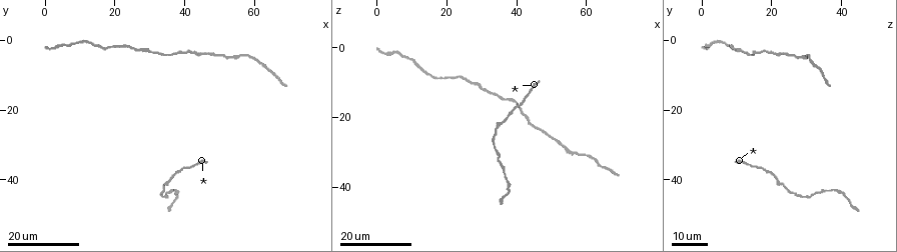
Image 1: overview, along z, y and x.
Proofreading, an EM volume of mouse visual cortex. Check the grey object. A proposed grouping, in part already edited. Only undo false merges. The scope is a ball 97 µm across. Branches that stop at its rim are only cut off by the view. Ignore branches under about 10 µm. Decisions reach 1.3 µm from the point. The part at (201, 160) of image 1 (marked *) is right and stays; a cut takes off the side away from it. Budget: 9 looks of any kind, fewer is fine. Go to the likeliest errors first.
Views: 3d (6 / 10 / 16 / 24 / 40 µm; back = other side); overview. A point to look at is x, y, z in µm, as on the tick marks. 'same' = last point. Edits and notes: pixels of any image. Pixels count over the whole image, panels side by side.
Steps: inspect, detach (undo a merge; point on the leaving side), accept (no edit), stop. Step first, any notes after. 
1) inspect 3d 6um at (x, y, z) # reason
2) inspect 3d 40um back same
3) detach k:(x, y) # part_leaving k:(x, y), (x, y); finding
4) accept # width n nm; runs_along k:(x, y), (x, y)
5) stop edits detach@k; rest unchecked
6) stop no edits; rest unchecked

inspect 3d 16um at (56.0, 5.0, 29.5)

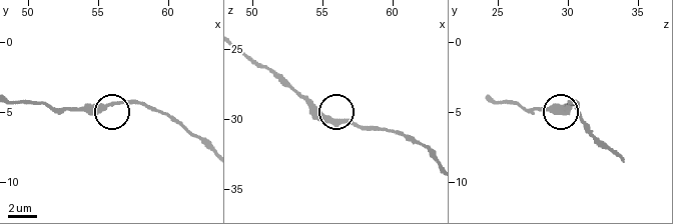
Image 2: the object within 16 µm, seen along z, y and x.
inspect 3d 6um at (55.6, 4.6, 30.0)

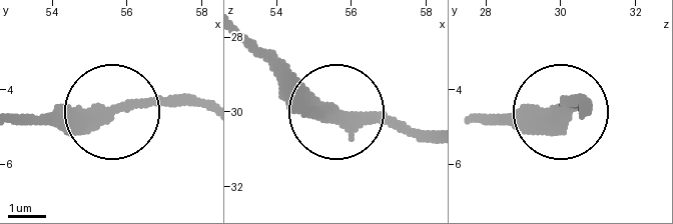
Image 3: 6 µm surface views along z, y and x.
accept # width 370 nm; continuous, no second neuron

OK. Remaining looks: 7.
inspect 3d 16um at (30.0, 3.5, 11.5) # thick turns thin

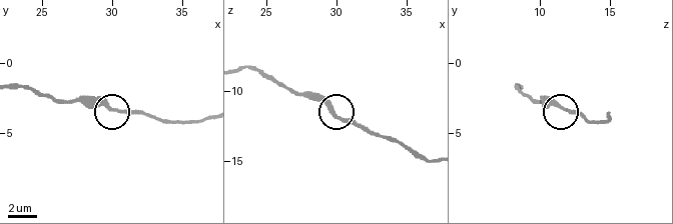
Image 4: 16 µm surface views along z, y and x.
inspect 3d 6um at (29.8, 3.0, 11.2) # closer look

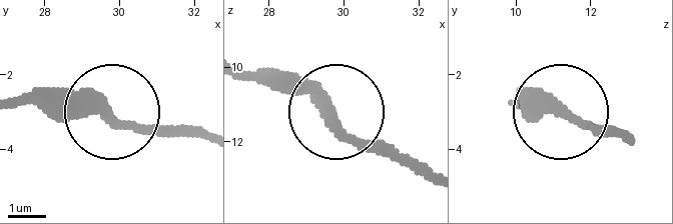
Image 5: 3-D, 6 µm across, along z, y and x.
accept # width 250 nm; continuous, no second neuron

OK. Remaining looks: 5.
inspect 3d 16um at (40.0, 3.5, 16.0)

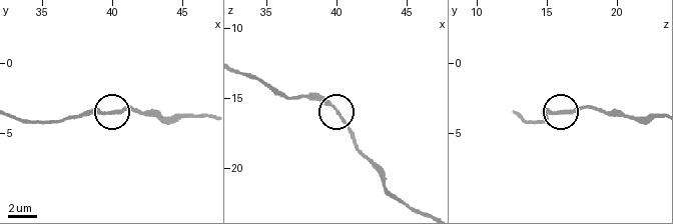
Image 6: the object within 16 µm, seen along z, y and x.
inspect 3d 10um at (40.0, 3.4, 15.8)

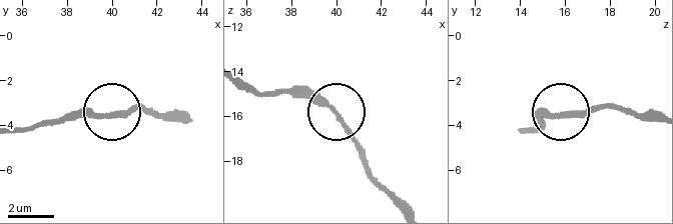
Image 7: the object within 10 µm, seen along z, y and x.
accept # one neuron here

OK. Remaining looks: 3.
inspect 3d 16um at (5.0, 1.5, 1.0) # thick turns thin

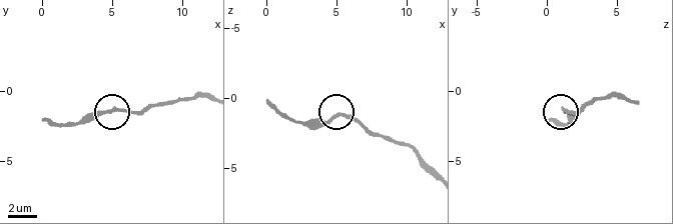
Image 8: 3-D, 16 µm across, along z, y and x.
inspect 3d 6um at (5.2, 1.4, 1.4)

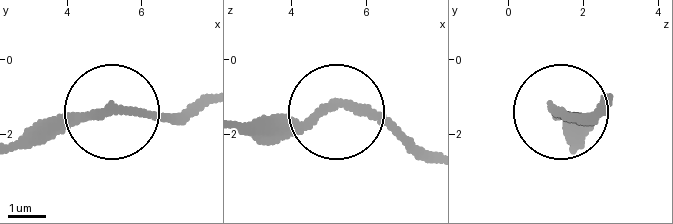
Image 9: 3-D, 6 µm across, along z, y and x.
inspect 3d 6um back at (5.25, 1.40, 1.25) # other side

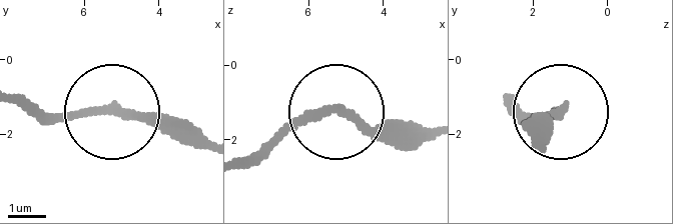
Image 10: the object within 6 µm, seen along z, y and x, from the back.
accept # runs_along 10:(507, 102), (564, 112), (539, 128); continuous, no second neuron

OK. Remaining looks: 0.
stop no edits; rest unchecked

